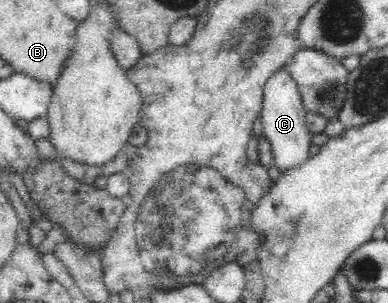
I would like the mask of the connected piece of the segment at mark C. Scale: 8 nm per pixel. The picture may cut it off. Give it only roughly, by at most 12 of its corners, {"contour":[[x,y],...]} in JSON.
{"contour":[[286,66],[265,83],[261,118],[280,173],[310,156],[312,133]]}

